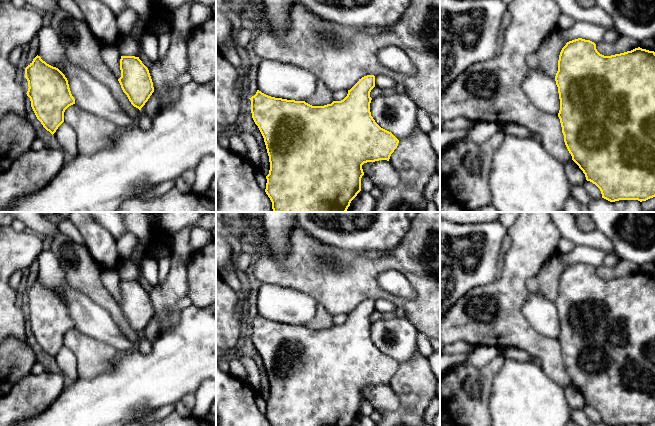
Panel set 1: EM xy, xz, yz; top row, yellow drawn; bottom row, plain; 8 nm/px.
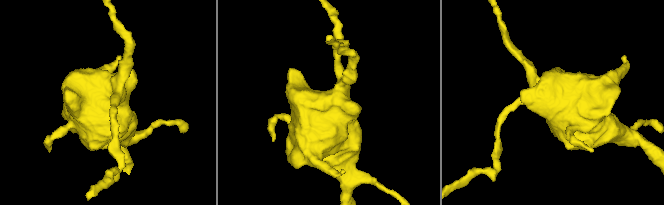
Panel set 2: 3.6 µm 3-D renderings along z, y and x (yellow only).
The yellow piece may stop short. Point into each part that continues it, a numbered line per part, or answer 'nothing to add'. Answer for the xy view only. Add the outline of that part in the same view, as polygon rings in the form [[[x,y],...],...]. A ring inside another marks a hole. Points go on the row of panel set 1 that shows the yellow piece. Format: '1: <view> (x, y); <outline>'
nothing to add

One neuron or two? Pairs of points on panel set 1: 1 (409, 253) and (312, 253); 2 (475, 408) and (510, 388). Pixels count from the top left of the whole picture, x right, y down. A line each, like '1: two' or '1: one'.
1: one
2: two

